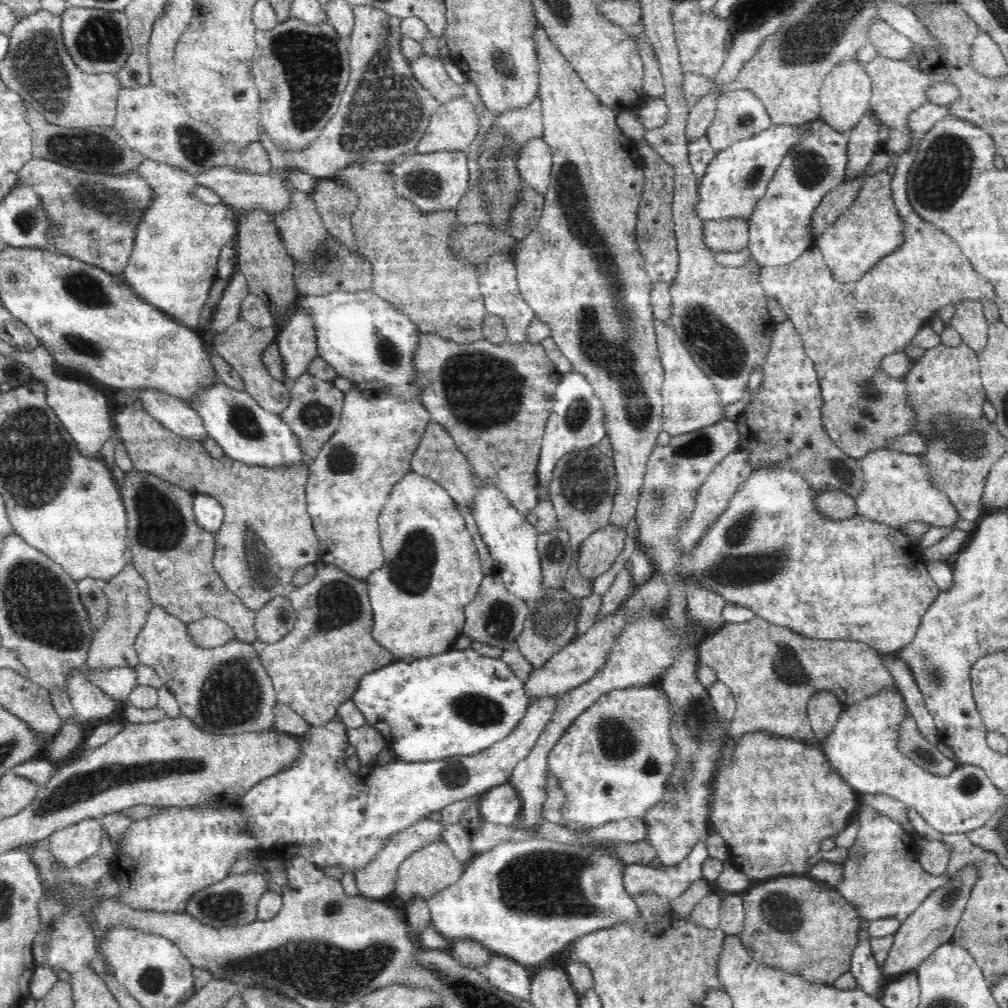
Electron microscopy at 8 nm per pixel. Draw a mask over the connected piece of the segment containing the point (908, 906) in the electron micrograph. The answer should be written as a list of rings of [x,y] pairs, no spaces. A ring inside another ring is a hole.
[[[862,805],[858,810],[860,828],[855,843],[849,849],[846,862],[843,865],[842,882],[835,886],[838,891],[856,910],[859,918],[868,922],[878,918],[897,918],[901,923],[914,914],[918,907],[934,890],[944,886],[950,875],[934,876],[922,868],[917,855],[917,843],[910,839],[902,825],[889,816],[880,814],[876,808]]]

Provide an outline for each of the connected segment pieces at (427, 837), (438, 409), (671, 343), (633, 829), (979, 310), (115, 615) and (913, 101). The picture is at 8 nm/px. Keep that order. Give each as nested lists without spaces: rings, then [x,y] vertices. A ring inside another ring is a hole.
[[[426,818],[420,819],[412,826],[390,836],[388,842],[384,845],[384,848],[382,848],[382,852],[378,852],[376,858],[374,858],[370,864],[360,867],[357,871],[353,872],[359,888],[359,894],[370,899],[380,900],[385,900],[389,895],[392,895],[396,878],[398,878],[398,868],[400,868],[400,865],[420,848],[425,847],[427,844],[440,841],[442,831],[442,822],[432,821],[431,818]]]
[[[420,332],[419,341],[416,350],[413,354],[413,365],[416,369],[416,377],[418,377],[418,385],[421,388],[421,400],[429,412],[432,421],[441,424],[453,438],[458,450],[464,454],[467,461],[471,464],[474,476],[477,480],[485,482],[485,484],[495,484],[498,490],[501,490],[505,497],[509,500],[511,505],[518,510],[518,513],[527,517],[528,514],[534,512],[536,505],[539,503],[538,496],[538,473],[536,473],[536,466],[538,466],[538,458],[540,458],[540,448],[549,416],[553,413],[555,392],[562,375],[556,369],[556,365],[552,359],[546,354],[545,348],[540,344],[532,344],[526,340],[524,343],[513,343],[505,340],[500,344],[494,344],[486,339],[482,339],[471,343],[457,343],[451,340],[443,339],[441,336]]]
[[[656,318],[653,321],[658,339],[657,347],[664,370],[661,390],[663,401],[662,430],[673,437],[688,434],[724,420],[724,405],[718,399],[718,391],[716,391],[713,381],[708,379],[703,374],[702,368],[694,362],[692,355],[686,349],[682,339],[675,333],[674,328]]]
[[[622,818],[598,828],[591,828],[587,832],[578,831],[578,834],[588,842],[608,839],[632,843],[645,839],[646,826],[644,821],[638,818]]]
[[[960,300],[956,303],[956,312],[949,321],[974,352],[982,352],[988,340],[988,323],[980,300]]]
[[[127,564],[112,580],[107,581],[104,592],[108,597],[108,620],[104,626],[96,628],[87,656],[90,670],[110,670],[110,668],[128,667],[138,664],[135,640],[145,625],[148,613],[154,606],[149,597],[146,579],[133,567]]]
[[[877,55],[864,65],[871,78],[872,96],[869,110],[880,124],[888,128],[888,138],[885,141],[885,151],[889,155],[900,157],[910,150],[914,134],[908,127],[908,116],[916,108],[927,102],[927,88],[936,83],[947,82],[947,74],[924,74],[905,60],[896,60]]]

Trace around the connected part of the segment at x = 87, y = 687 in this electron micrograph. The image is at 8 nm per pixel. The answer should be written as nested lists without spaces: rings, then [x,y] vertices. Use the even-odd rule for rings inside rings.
[[[74,671],[65,683],[67,694],[75,710],[74,714],[84,723],[106,718],[120,708],[117,699],[108,697],[98,685],[82,676],[80,671]]]

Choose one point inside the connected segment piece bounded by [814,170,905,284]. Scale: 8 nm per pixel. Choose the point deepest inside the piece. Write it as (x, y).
(870, 229)

